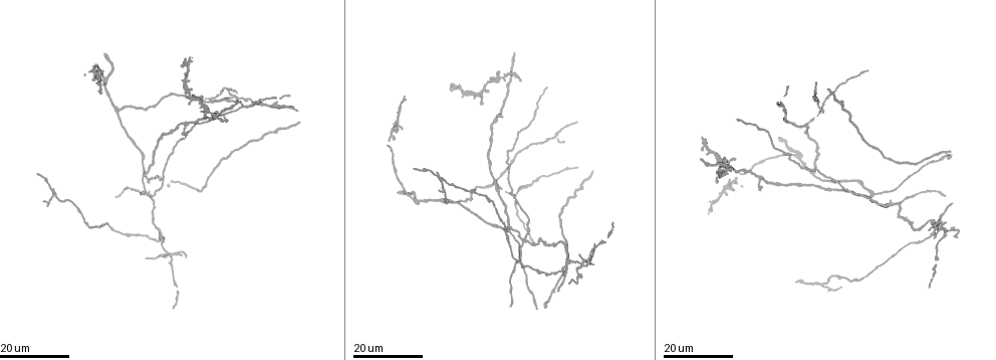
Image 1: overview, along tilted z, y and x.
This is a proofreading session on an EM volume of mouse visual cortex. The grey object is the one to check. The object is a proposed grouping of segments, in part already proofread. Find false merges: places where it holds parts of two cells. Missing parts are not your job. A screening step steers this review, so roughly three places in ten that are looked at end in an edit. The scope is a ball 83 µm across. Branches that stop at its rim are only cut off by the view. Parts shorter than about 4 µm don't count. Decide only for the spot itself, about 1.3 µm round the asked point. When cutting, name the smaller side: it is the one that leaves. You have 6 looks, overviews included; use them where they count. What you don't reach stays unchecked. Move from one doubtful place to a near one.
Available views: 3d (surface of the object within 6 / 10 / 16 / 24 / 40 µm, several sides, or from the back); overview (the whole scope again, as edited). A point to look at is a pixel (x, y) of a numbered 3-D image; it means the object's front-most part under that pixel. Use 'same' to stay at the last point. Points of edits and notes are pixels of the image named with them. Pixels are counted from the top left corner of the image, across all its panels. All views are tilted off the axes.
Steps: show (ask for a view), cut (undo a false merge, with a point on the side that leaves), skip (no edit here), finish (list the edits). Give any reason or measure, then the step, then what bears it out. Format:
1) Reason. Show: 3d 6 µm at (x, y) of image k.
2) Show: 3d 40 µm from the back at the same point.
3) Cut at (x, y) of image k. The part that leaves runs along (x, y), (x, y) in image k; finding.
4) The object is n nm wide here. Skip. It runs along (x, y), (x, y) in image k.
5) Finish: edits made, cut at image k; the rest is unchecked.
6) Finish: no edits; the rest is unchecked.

Show: 3d 16 µm at (119, 109) of image 1.

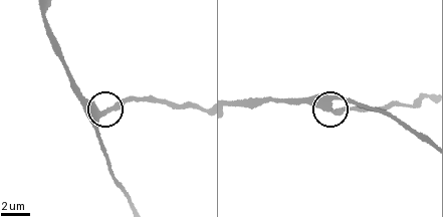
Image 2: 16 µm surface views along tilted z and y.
Show: 3d 10 µm at (323, 108) of image 2.

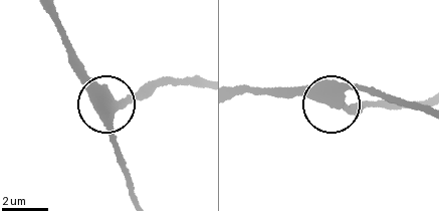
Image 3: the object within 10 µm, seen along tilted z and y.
Show: 3d 6 µm at the same point.

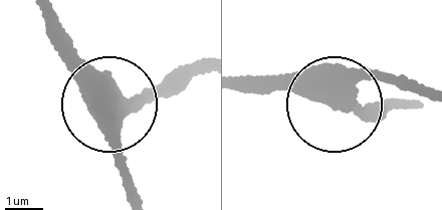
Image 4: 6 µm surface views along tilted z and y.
The side arm is 49 µm long. Skip. It runs along (425, 96), (373, 78), (355, 78), (328, 101), (241, 90) in image 4; all the same cell.

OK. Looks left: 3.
Four or more arms meet. Show: 3d 16 µm at (890, 203) of image 1.

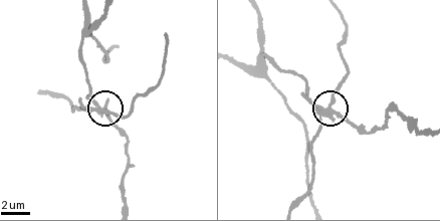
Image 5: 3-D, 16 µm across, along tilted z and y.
Show: 3d 6 µm at (330, 105) of image 5.

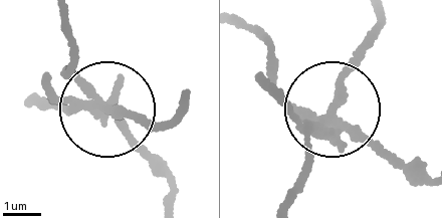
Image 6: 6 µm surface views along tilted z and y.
Cut at (54, 101) of image 6. The part that leaves runs along (326, 123), (305, 154), (296, 195) in image 6; two cells meet here.

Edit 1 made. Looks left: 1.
Finish: edits made, cut at image 6; the rest is unchecked.

